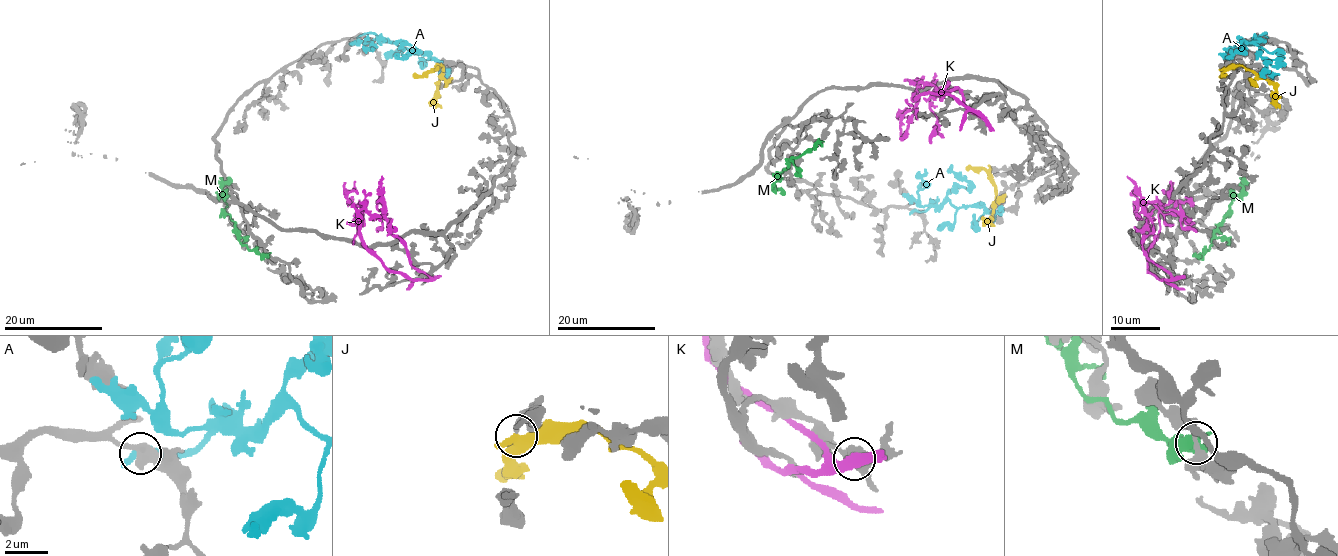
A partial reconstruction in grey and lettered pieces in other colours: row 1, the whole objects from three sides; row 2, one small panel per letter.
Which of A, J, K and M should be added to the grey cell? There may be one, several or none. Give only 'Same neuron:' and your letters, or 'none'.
Same neuron: none

